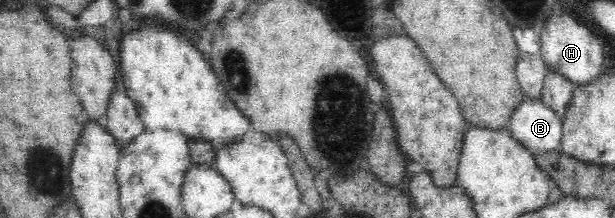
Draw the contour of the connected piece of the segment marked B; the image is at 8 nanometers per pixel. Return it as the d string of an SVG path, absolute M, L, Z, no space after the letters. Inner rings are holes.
M523 93L522 100L512 109L509 120L509 130L532 154L538 151L549 151L561 148L563 133L563 118L552 107L548 106L541 97L531 97Z

